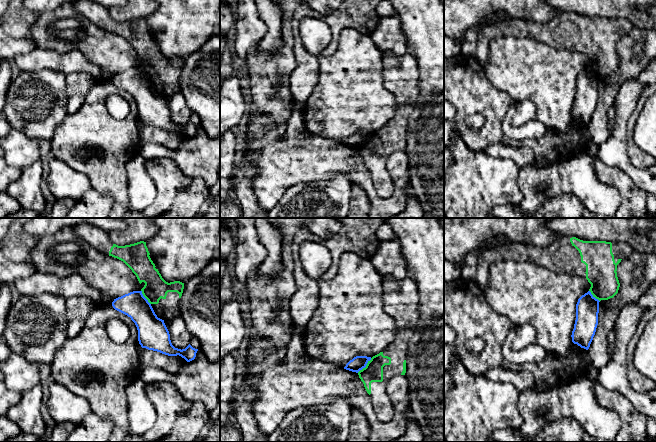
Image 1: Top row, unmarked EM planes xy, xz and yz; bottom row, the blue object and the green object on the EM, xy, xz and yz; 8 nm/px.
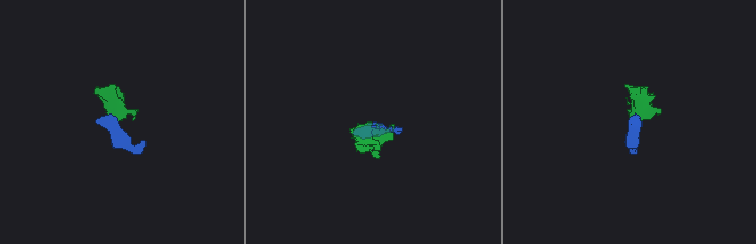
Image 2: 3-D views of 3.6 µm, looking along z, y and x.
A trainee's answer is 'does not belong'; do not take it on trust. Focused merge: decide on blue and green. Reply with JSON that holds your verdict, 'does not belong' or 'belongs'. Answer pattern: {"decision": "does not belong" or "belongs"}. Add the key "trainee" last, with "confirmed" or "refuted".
{"decision": "does not belong", "trainee": "confirmed"}

